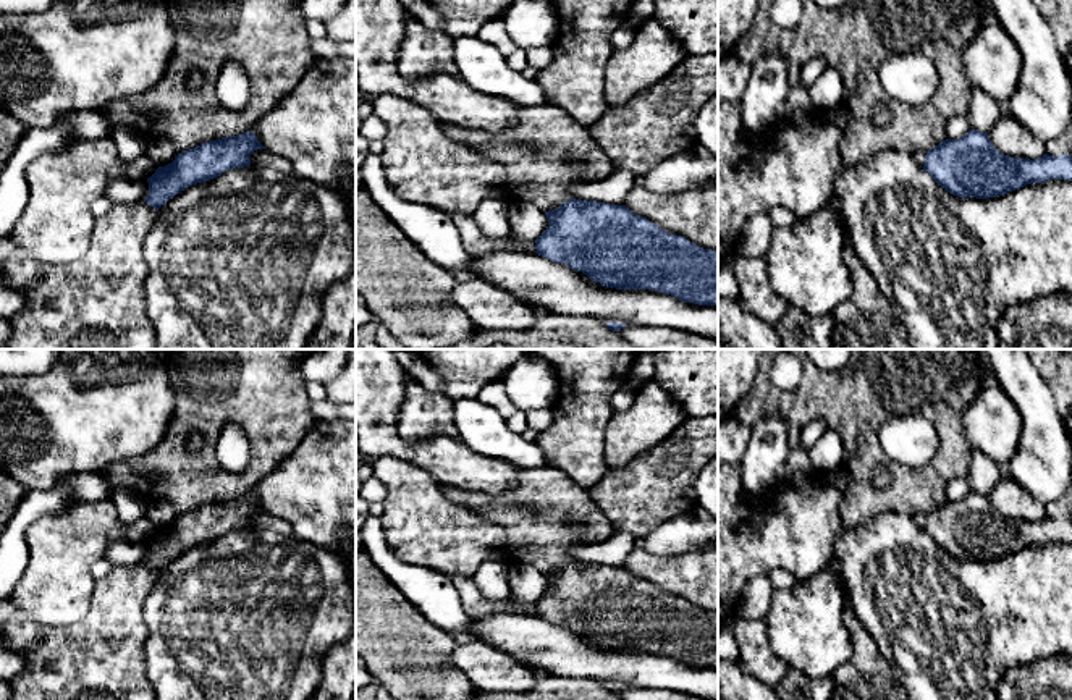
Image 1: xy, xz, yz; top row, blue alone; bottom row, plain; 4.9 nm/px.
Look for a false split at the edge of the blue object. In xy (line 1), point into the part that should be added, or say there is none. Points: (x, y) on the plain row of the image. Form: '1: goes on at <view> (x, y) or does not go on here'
1: does not go on here

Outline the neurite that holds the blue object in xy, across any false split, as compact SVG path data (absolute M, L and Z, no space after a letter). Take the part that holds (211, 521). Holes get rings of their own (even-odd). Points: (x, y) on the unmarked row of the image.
M246 493L184 512L147 540L149 556L142 564L158 572L192 546L213 542L233 530L249 529L249 519L257 511L265 509L257 503L254 493Z

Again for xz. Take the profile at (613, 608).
M571 561L545 577L548 588L535 603L538 618L566 626L606 650L652 652L682 664L718 668L718 614L669 597L626 567Z

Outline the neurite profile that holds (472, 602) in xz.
M454 576L451 577L451 582L459 595L462 609L474 619L498 613L535 613L535 605L521 609L509 598L501 601L485 600L472 577Z

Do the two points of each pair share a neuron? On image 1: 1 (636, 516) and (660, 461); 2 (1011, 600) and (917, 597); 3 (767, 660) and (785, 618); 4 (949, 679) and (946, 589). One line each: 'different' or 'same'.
1: same
2: same
3: different
4: same

